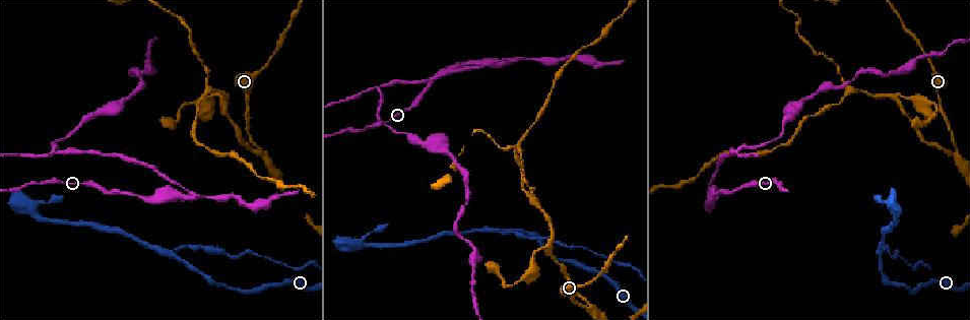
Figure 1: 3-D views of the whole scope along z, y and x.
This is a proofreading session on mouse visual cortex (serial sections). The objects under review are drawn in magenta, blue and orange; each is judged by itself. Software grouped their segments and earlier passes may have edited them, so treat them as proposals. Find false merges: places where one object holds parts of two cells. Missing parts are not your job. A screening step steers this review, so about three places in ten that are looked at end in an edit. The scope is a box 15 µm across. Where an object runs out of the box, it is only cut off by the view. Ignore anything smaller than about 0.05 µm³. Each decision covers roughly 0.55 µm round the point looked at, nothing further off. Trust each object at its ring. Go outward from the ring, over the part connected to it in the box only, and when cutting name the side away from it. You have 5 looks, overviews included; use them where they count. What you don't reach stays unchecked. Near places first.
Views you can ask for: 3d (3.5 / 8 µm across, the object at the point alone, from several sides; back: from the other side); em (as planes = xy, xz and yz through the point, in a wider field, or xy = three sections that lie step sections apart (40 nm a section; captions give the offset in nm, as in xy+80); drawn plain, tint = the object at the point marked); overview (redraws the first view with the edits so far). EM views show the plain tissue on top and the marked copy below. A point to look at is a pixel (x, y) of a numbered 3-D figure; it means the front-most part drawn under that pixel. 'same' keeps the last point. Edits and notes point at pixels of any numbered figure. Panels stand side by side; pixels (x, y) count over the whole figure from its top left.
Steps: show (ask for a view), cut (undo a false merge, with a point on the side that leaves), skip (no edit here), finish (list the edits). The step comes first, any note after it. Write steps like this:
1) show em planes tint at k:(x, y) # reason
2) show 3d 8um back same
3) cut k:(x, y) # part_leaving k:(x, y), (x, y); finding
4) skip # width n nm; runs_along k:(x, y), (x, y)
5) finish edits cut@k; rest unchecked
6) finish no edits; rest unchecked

show 3d 8um at 1:(589, 307) # two arms at a narrow angle

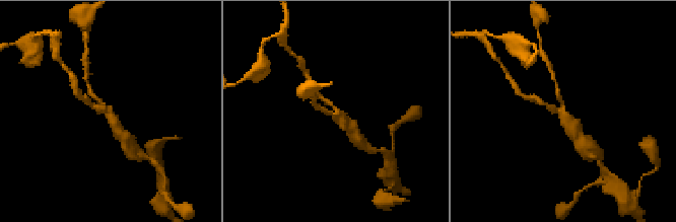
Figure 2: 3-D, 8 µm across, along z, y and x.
show em xy step 2 tint at 2:(337, 112) # arms 3; arm_widths 200, 200, 400 nm

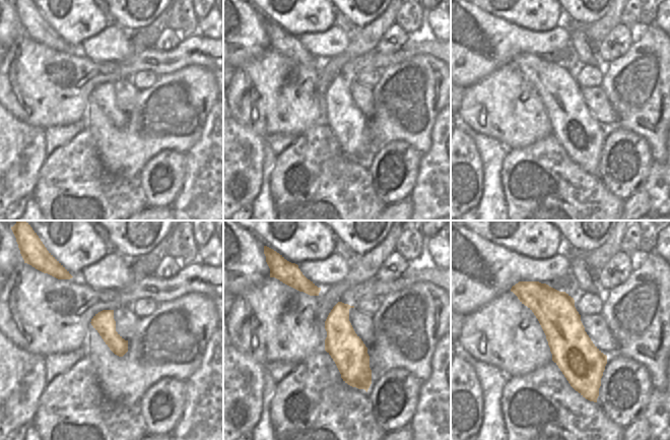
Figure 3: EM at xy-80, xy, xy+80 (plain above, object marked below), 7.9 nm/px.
skip # width 280 nm; runs_along 3:(521, 285), (562, 326), (593, 394); one cell here

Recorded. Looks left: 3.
show 3d 3.5um at 1:(551, 246) # three-way junction

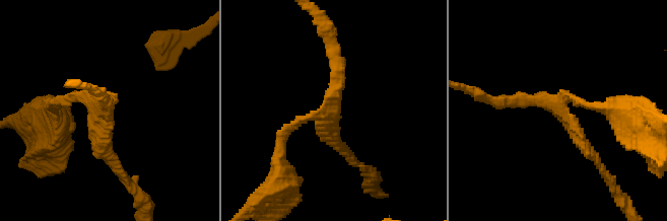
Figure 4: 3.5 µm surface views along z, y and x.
show em xy step 1 tint at 4:(557, 111) # arms 3; arm_widths 100, 200, 200 nm; now the EM

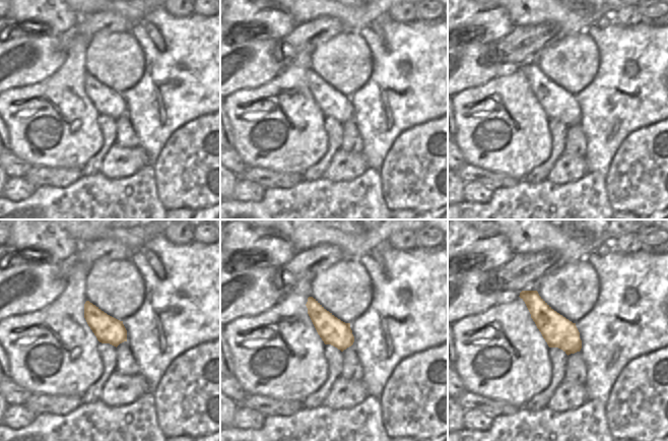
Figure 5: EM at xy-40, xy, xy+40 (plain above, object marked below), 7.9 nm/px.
skip # width 220 nm; runs_along 4:(597, 159), (545, 100), (495, 100); all the same cell

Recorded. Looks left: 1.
finish no edits; rest unchecked

